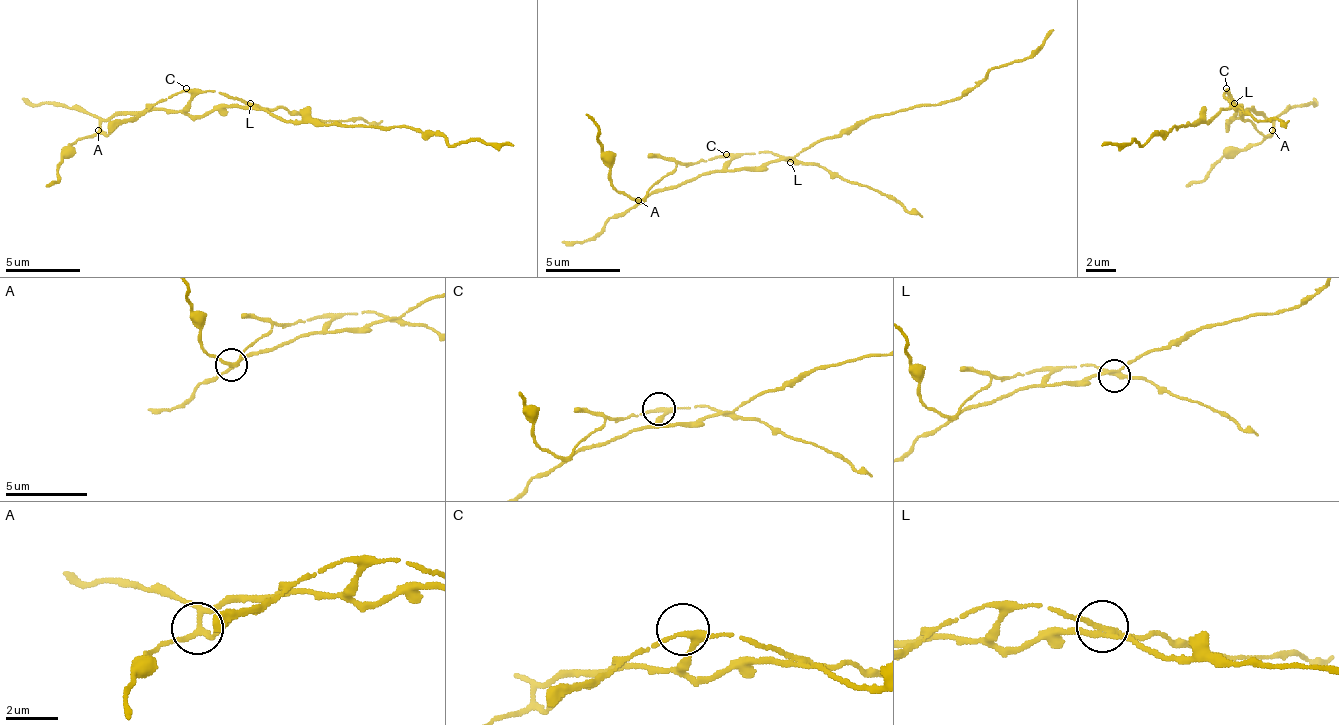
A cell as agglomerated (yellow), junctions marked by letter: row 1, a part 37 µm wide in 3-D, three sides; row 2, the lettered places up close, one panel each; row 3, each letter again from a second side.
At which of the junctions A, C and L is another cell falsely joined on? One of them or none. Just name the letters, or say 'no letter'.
A

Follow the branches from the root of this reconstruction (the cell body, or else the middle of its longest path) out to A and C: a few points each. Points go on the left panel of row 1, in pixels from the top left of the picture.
A: (253, 110), (250, 107), (223, 107), (205, 114), (141, 110), (137, 114), (114, 114), (99, 125), (99, 129)
C: (253, 110), (250, 107), (238, 107), (227, 95), (216, 91), (190, 91), (186, 88)

